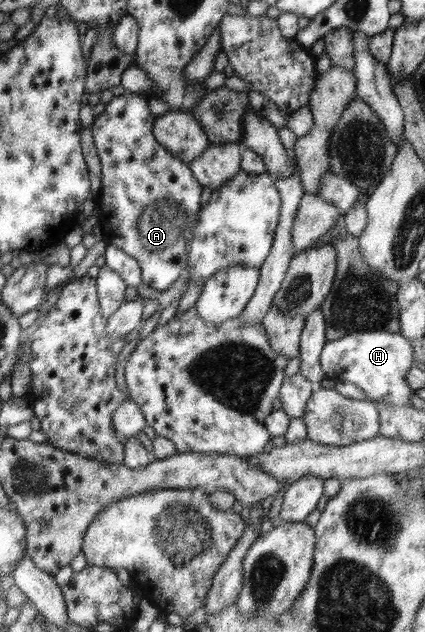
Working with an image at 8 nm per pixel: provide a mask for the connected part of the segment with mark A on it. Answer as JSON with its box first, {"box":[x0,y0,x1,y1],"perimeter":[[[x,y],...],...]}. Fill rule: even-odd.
{"box":[91,92,207,292],"perimeter":[[[127,92],[114,96],[96,116],[91,127],[94,144],[102,163],[102,187],[97,196],[100,212],[98,226],[102,230],[103,242],[116,246],[126,255],[138,260],[142,272],[142,284],[161,292],[169,289],[187,267],[187,249],[194,237],[194,225],[205,202],[207,190],[194,179],[188,164],[174,157],[153,134],[157,118],[148,105],[148,97]]]}

